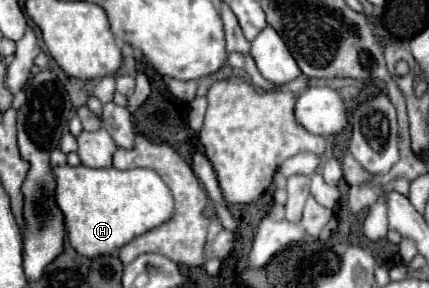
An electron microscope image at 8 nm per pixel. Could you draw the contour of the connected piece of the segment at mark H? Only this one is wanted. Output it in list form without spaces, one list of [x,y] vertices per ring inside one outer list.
[[[54,165],[52,171],[56,175],[56,205],[64,213],[64,227],[70,245],[84,257],[114,253],[116,249],[120,249],[120,245],[132,241],[132,237],[138,237],[140,233],[146,233],[148,229],[154,229],[156,225],[168,221],[168,217],[172,217],[172,193],[152,169],[134,167],[120,171],[116,167],[92,169],[86,165]]]

